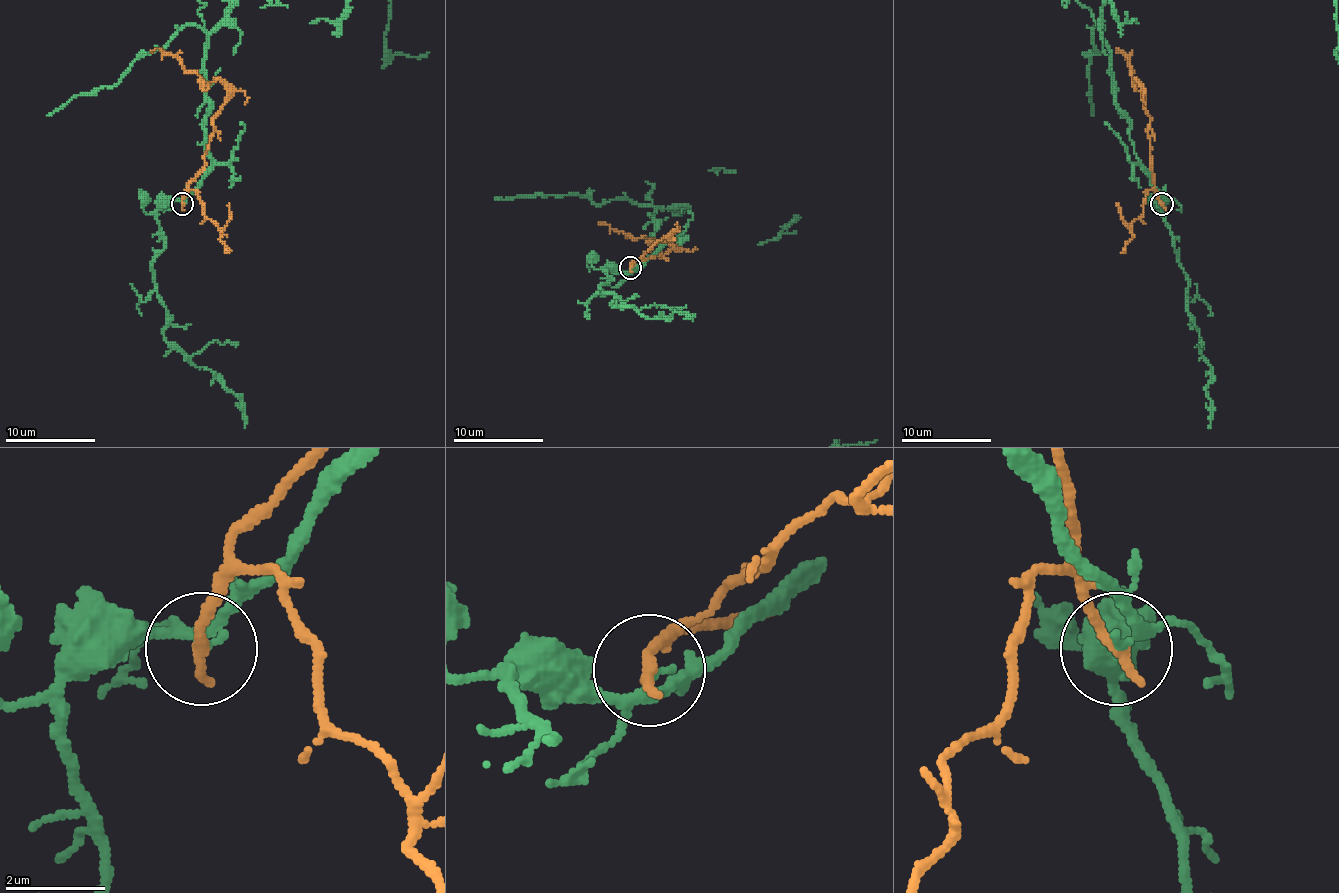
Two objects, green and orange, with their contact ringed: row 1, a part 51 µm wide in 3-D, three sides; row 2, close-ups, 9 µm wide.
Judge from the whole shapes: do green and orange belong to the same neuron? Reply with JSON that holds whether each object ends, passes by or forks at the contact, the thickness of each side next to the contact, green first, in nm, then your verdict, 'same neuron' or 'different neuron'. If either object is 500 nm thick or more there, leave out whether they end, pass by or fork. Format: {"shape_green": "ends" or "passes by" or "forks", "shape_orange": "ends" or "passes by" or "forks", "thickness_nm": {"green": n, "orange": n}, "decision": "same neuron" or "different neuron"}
{"shape_green": "forks", "shape_orange": "ends", "thickness_nm": {"green": 170, "orange": 260}, "decision": "different neuron"}

